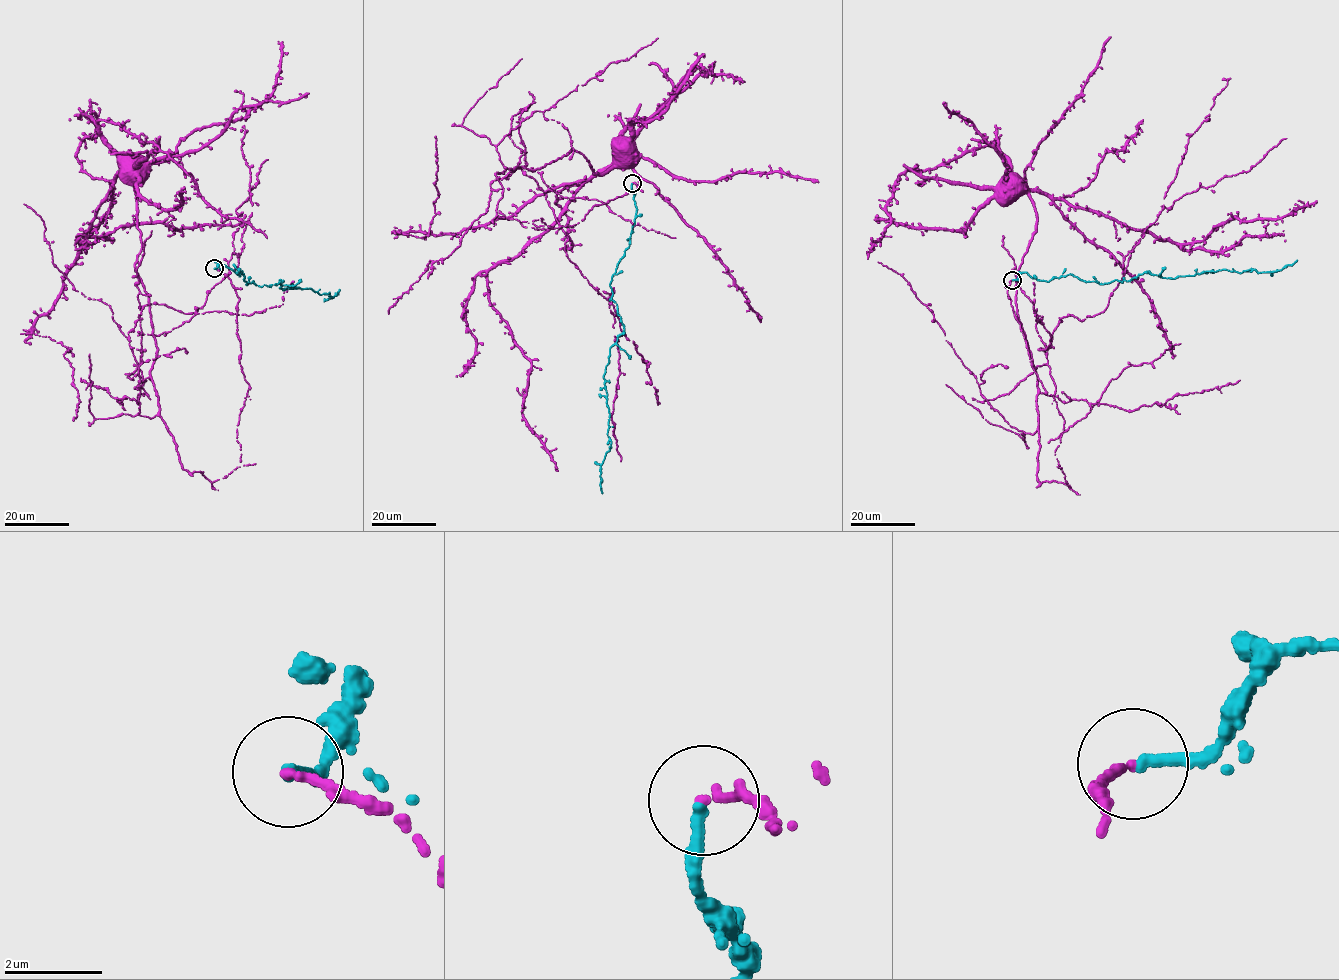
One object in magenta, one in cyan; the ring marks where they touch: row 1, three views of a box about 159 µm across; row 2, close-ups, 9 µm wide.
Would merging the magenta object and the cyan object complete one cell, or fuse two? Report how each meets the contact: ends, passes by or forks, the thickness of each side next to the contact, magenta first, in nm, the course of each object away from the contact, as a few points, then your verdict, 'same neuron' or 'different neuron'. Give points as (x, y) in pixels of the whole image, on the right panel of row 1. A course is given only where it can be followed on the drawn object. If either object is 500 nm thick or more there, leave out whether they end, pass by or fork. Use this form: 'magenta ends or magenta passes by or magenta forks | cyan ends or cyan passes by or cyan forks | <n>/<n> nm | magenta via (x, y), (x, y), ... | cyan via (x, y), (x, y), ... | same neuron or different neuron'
magenta ends | cyan ends | 180/280 nm | magenta via (1012, 280), (1064, 420), (1055, 451), (1070, 488), (1037, 480), (1015, 287), (1036, 210), (1008, 190) | cyan via (1012, 280), (1071, 274), (1105, 284), (1146, 272), (1277, 271), (1297, 260) | different neuron

